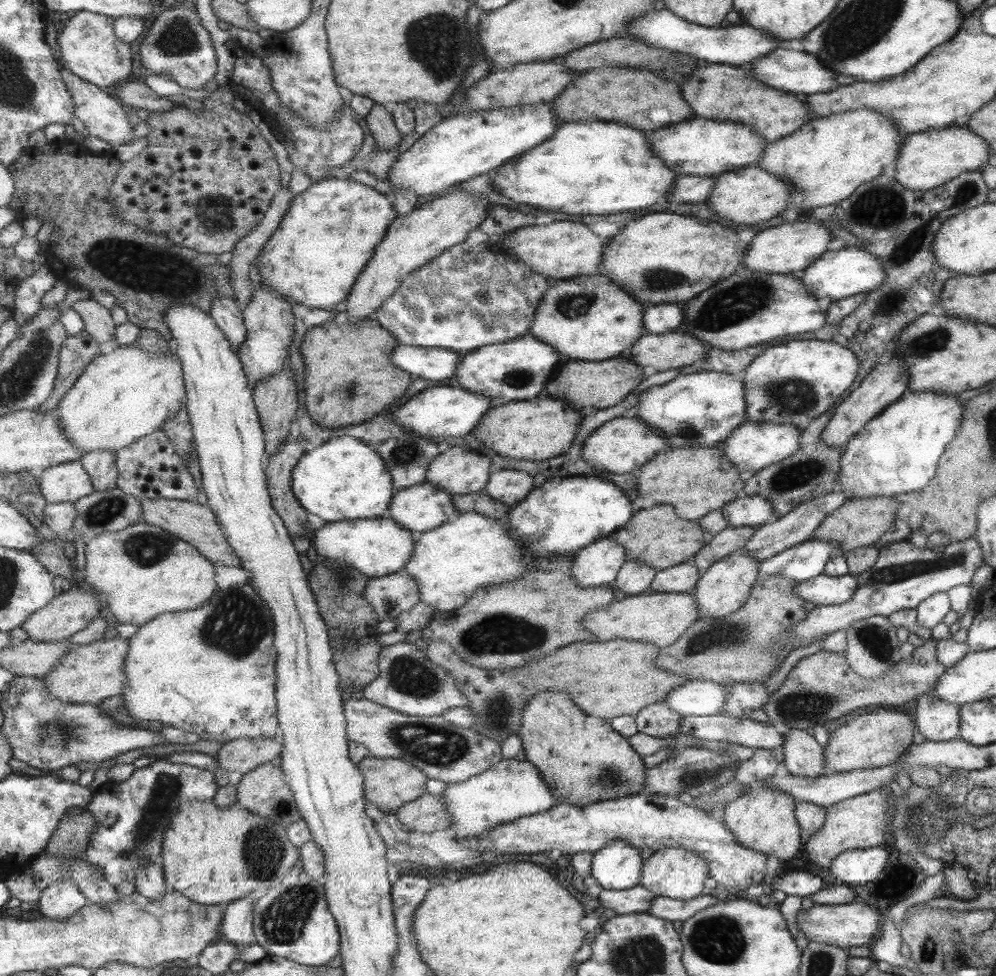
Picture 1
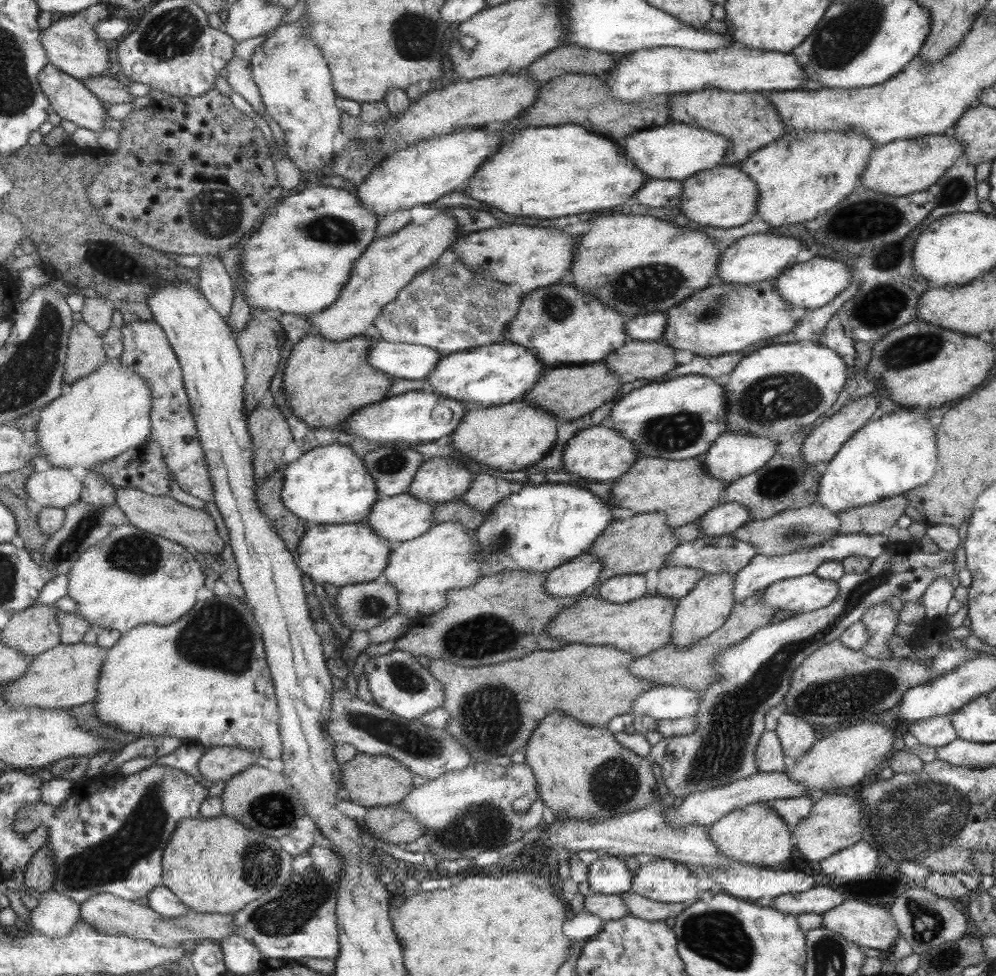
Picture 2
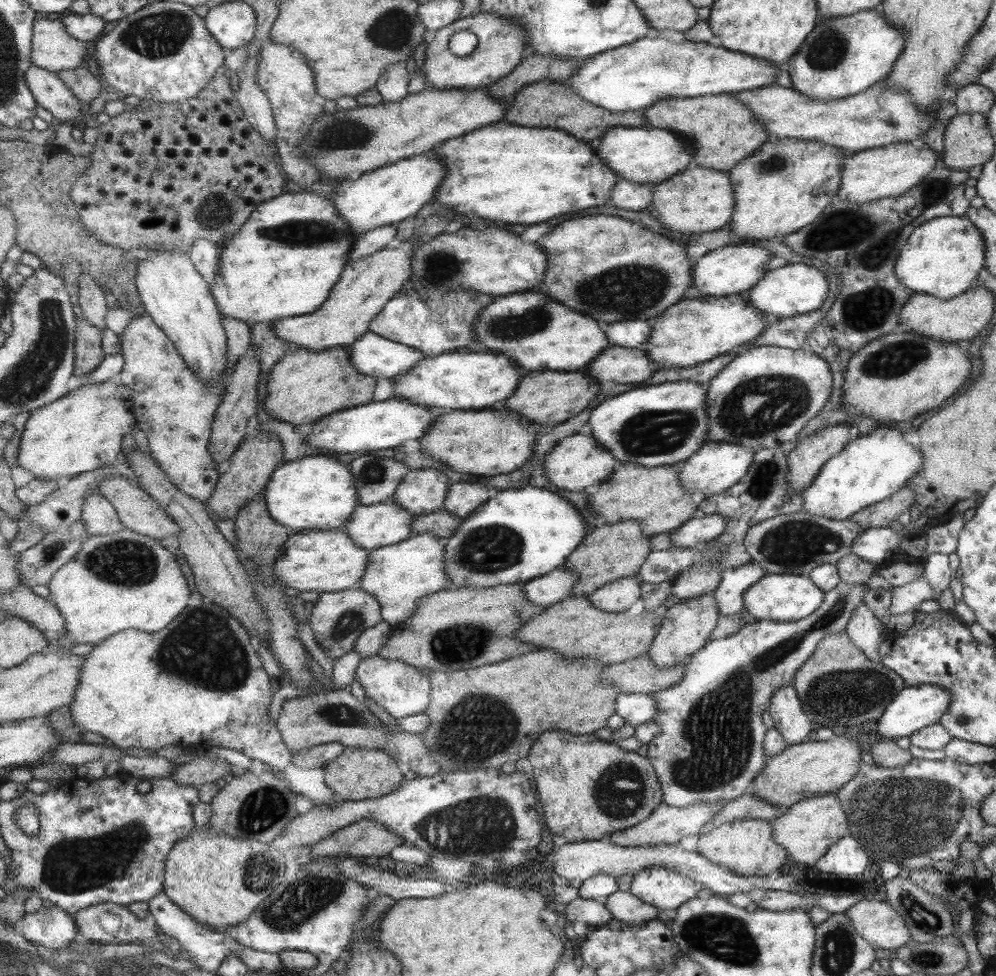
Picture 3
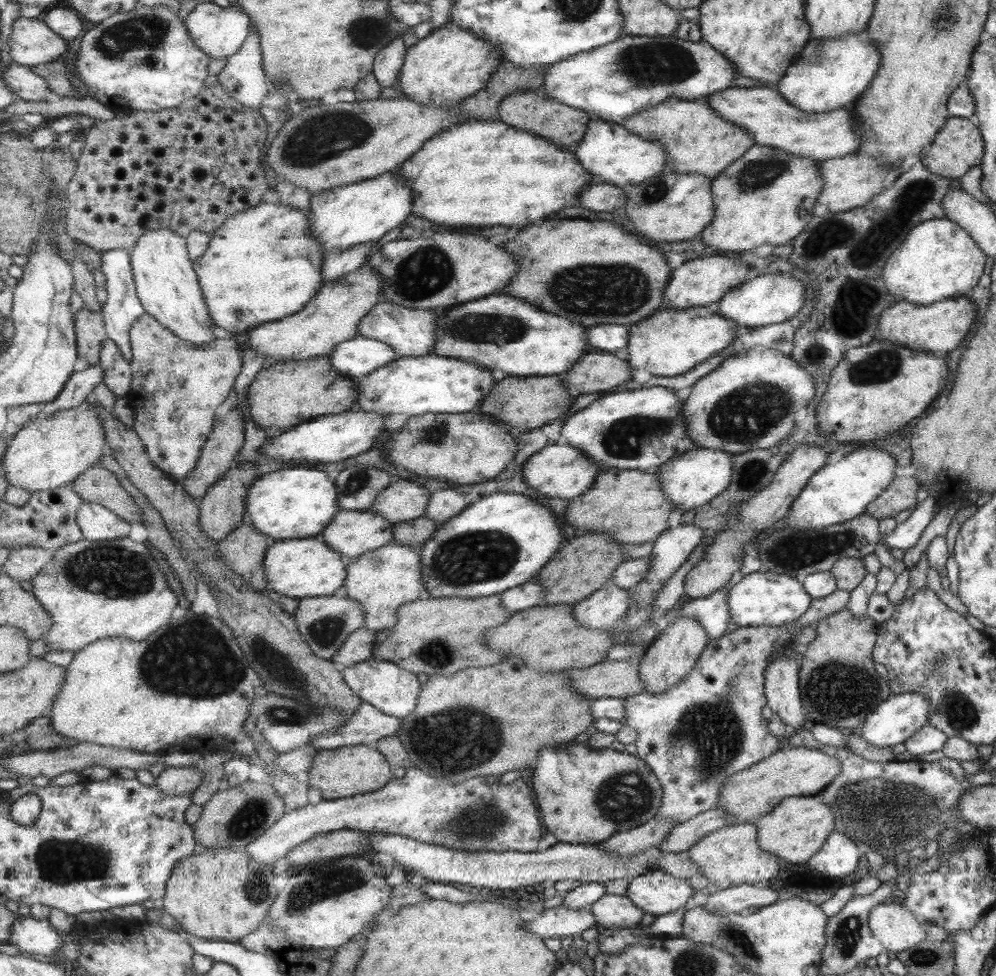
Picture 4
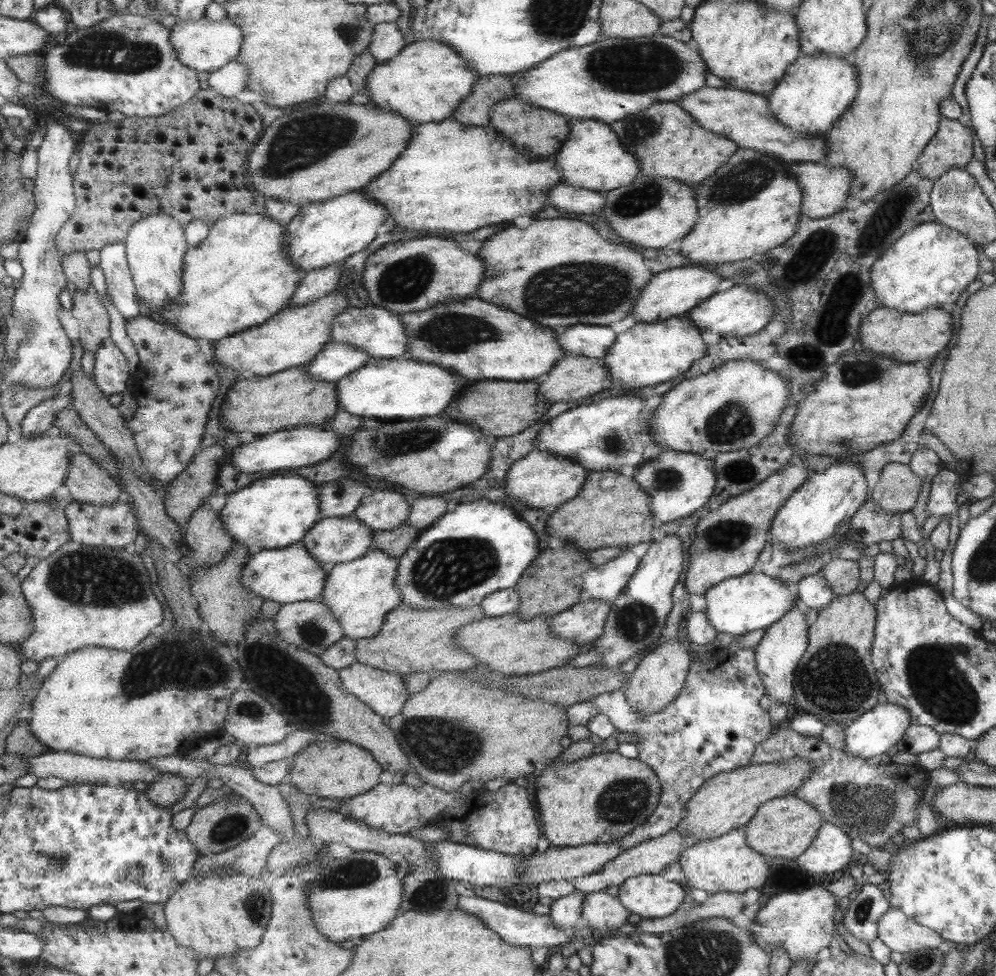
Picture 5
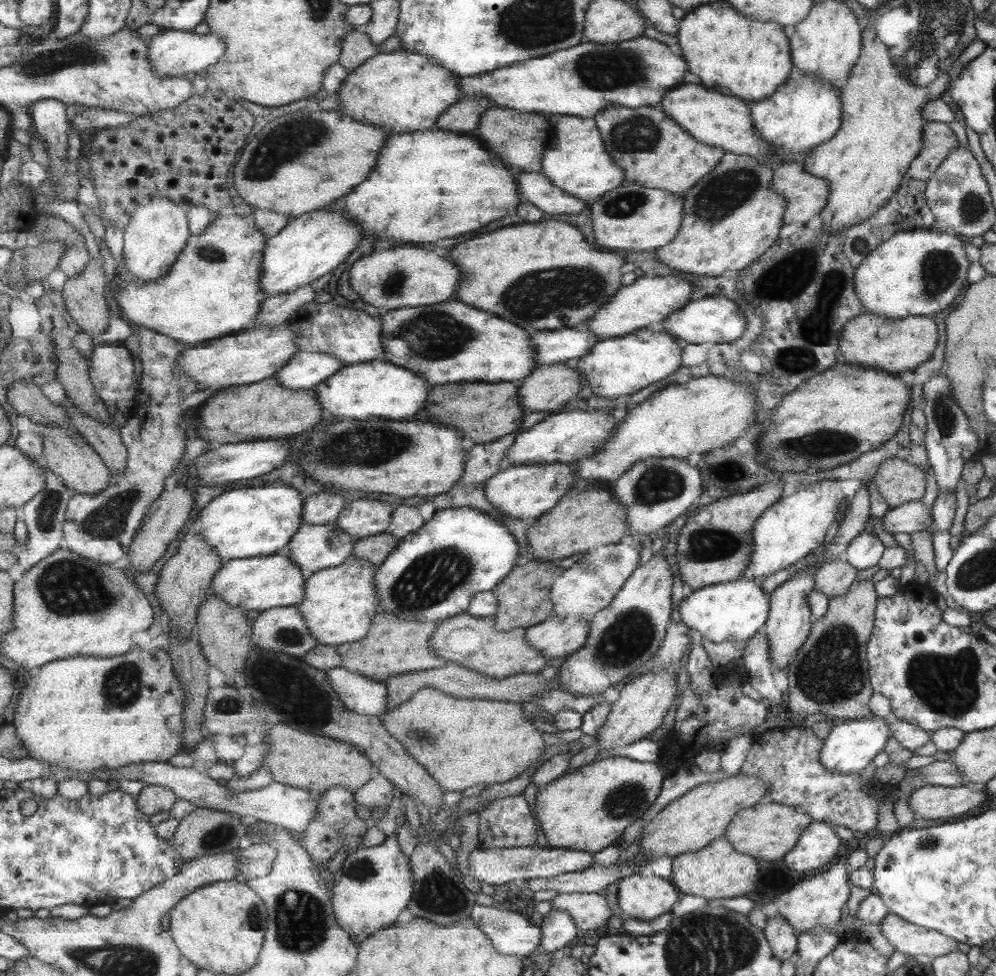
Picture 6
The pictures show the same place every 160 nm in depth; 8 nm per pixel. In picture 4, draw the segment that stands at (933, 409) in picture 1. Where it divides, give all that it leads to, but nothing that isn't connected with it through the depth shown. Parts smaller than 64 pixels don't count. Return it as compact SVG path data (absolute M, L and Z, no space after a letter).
M857 447L848 455L843 455L837 463L825 464L799 492L790 510L791 515L784 519L791 528L819 530L827 526L841 524L865 512L866 507L882 494L894 478L895 461L883 449Z

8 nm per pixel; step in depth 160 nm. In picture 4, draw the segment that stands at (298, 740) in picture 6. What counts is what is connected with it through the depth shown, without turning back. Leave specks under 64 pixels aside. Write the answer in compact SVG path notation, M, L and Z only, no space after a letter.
M357 745L321 750L312 760L308 784L319 789L324 800L344 799L383 788L394 779L394 767L381 752L374 749L374 746Z

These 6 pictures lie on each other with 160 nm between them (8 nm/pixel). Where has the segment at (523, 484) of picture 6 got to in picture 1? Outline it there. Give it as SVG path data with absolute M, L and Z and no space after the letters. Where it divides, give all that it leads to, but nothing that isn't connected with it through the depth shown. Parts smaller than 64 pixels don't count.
M638 417L612 418L604 422L599 428L592 430L582 442L580 448L580 459L589 466L598 470L607 470L615 474L629 474L640 471L640 466L649 459L653 459L659 452L666 450L666 440L658 436L650 425Z

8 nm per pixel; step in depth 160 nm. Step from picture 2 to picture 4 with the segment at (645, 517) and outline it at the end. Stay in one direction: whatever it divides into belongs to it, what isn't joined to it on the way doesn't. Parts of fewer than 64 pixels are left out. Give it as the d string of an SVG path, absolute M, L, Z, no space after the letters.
M569 530L569 534L565 533L565 536L567 544L559 548L559 556L553 556L536 576L538 583L544 588L546 606L578 604L607 582L614 568L623 562L621 556L623 544L615 541L610 533L581 533L571 536Z

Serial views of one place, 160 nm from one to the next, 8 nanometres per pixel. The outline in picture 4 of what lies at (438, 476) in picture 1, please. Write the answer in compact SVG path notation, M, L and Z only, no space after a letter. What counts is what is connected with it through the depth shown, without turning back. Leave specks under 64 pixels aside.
M408 479L398 480L396 483L391 484L385 491L379 494L378 498L372 506L372 510L377 512L379 516L385 516L393 524L409 522L419 517L425 516L427 507L430 504L430 495L425 493L425 488L415 481Z

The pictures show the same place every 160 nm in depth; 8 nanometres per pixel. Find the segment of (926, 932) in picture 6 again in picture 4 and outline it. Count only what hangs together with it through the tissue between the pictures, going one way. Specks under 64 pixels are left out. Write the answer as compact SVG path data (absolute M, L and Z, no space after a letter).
M895 899L870 910L868 927L885 950L895 953L926 940L922 922Z

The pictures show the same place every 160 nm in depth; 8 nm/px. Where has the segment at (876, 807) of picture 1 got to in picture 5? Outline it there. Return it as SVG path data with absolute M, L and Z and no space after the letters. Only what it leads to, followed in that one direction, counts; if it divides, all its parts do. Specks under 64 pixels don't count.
M791 794L763 803L755 811L753 818L742 828L745 829L747 845L755 852L763 853L769 858L781 856L781 858L794 859L815 840L818 828L822 826L823 822L821 813L813 805L807 804L806 801L799 800Z

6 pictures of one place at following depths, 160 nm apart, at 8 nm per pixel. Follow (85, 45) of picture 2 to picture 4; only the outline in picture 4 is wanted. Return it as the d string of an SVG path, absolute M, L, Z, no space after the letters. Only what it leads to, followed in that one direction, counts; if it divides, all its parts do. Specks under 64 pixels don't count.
M19 17L10 38L14 62L27 67L59 59L67 50L67 40L57 34L42 18Z

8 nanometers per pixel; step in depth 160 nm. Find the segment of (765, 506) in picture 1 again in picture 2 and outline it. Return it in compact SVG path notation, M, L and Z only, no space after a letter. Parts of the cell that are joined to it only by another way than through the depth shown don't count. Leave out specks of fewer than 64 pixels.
M727 502L711 507L701 518L695 521L700 535L725 536L749 520L749 512L742 504Z

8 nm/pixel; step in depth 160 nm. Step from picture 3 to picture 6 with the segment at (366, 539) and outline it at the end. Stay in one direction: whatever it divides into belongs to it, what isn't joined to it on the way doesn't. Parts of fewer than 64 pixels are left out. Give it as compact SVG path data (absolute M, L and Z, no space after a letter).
M303 524L284 551L311 578L316 572L335 568L354 554L354 539L338 524Z

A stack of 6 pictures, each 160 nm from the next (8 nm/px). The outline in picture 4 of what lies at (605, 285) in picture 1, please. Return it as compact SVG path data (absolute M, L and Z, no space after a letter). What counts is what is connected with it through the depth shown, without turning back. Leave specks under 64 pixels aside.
M505 292L446 308L437 321L433 353L477 362L483 368L503 370L509 376L561 376L581 356L590 352L585 327L581 324L575 324L566 317L555 316L555 313L545 312L538 306Z

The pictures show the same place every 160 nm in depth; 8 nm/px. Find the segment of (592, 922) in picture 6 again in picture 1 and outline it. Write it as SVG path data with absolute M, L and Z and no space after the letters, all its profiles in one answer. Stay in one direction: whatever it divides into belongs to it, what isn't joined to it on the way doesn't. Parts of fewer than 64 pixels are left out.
M710 894L697 896L695 899L687 902L673 900L667 896L656 896L649 901L649 908L646 910L646 913L669 922L674 920L683 922L685 919L689 919L691 915L694 915L695 912L714 906L719 901L716 899L714 896L710 896Z

